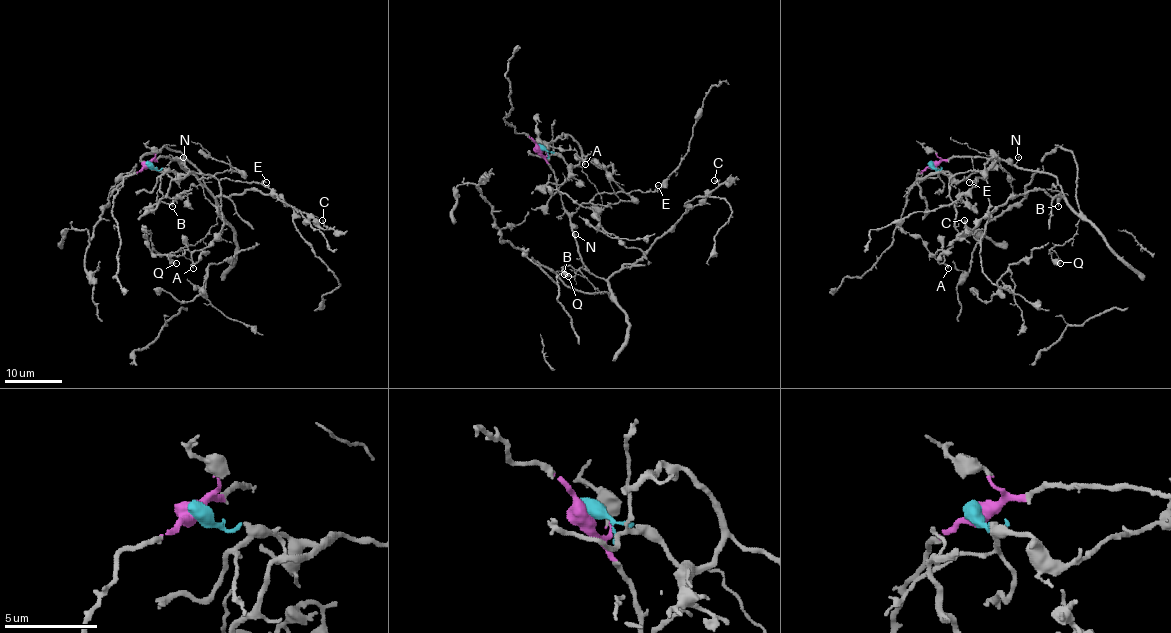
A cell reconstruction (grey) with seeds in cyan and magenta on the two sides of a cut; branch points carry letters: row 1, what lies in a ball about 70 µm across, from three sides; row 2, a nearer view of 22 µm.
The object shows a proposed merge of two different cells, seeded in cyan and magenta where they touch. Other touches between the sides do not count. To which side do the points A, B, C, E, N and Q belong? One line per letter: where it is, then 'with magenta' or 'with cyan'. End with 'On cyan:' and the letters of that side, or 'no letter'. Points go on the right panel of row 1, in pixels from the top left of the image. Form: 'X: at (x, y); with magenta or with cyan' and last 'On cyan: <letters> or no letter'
A: at (948, 268); with cyan
B: at (1058, 206); with magenta
C: at (964, 220); with magenta
E: at (969, 182); with magenta
N: at (1018, 157); with magenta
Q: at (1060, 263); with magenta
On cyan: A

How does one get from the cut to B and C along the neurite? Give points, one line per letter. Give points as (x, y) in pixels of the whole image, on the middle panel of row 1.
B: (539, 148), (553, 173), (579, 259), (591, 272), (579, 268), (574, 276), (564, 274)
C: (539, 148), (575, 235), (579, 259), (589, 272), (605, 279), (624, 265), (633, 265), (716, 187), (715, 180)

